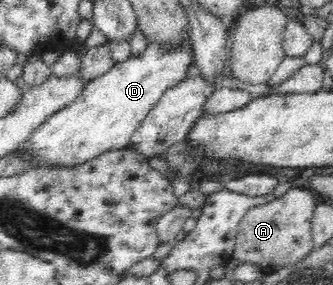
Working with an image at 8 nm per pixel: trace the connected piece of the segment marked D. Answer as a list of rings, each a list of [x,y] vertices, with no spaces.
[[[190,38],[184,39],[186,42],[182,40],[180,46],[162,46],[150,42],[138,56],[115,63],[106,74],[88,82],[74,102],[45,118],[19,146],[26,156],[33,158],[31,166],[78,166],[99,154],[104,154],[107,150],[120,150],[131,144],[135,130],[166,90],[187,77],[187,68],[193,64],[193,53]]]

